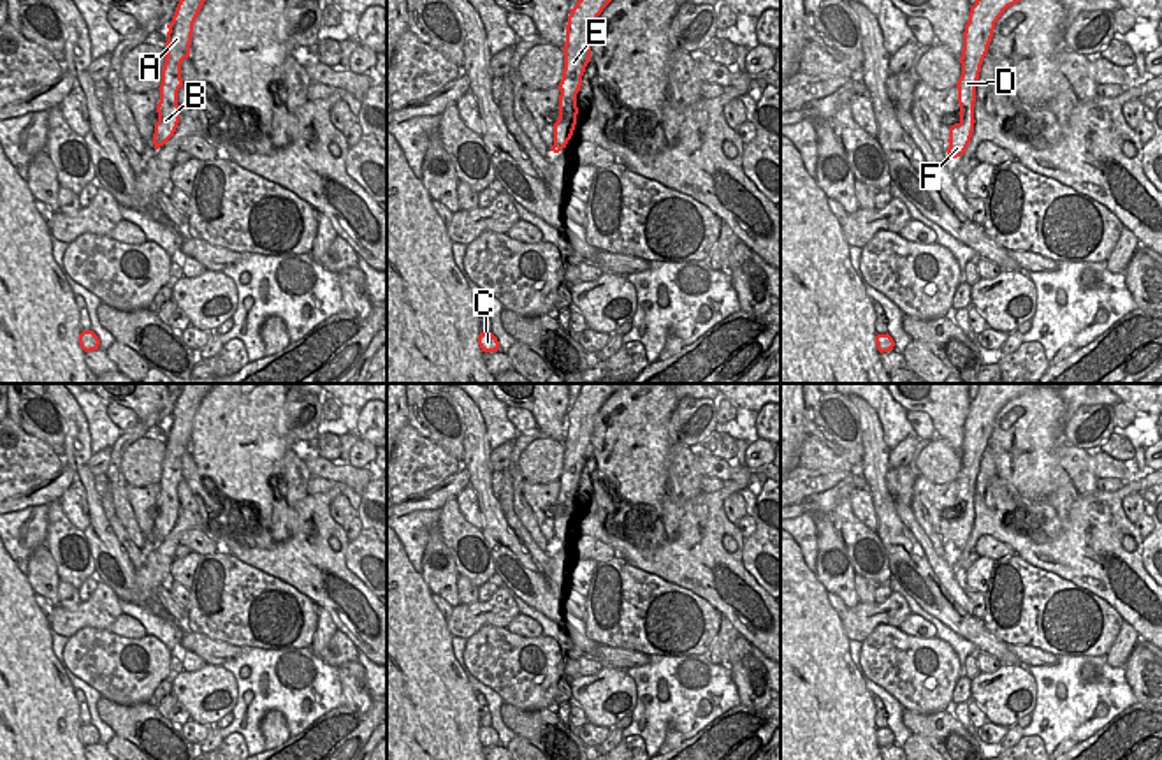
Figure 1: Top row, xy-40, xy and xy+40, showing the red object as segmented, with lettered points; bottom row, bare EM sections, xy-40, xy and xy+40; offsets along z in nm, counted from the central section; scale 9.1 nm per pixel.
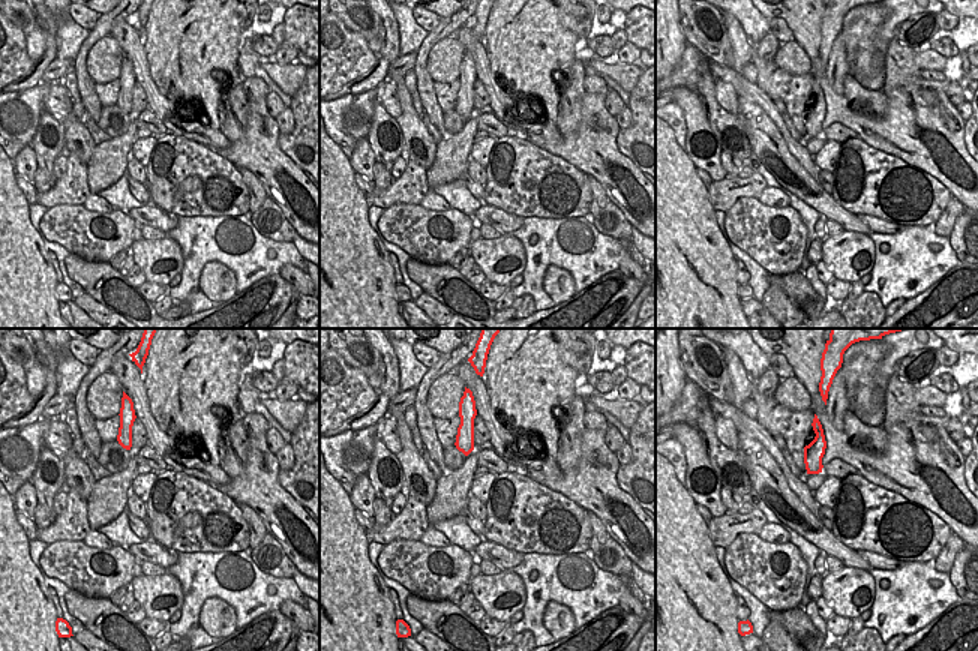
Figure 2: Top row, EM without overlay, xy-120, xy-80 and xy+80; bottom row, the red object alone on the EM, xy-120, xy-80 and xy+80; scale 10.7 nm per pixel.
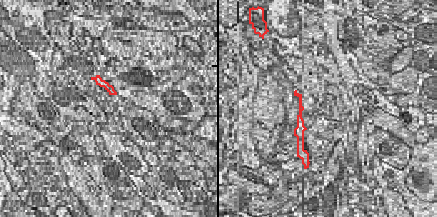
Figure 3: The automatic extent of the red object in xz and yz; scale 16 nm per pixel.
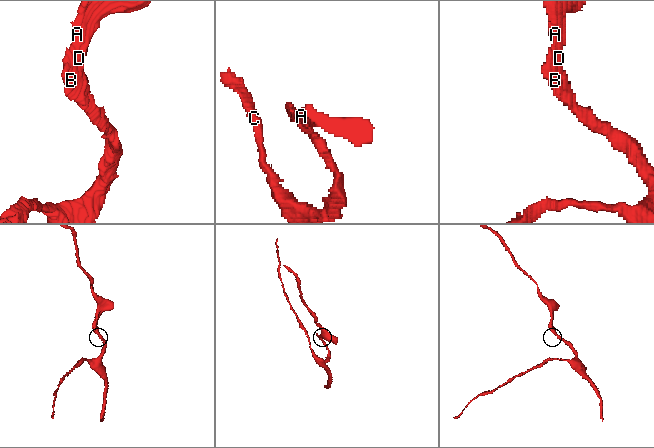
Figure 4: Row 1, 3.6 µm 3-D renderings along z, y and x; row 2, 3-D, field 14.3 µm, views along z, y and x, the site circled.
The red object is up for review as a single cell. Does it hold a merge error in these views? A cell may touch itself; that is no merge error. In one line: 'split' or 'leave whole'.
leave whole

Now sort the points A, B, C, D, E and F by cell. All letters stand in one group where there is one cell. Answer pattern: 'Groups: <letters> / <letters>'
Groups: A B C D E F.

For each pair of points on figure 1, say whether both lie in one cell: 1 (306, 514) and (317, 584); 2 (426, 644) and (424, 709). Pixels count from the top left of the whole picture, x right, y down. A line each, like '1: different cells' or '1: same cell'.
1: same cell
2: same cell

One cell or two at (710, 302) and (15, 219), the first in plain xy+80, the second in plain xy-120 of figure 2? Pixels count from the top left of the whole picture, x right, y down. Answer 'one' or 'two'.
one

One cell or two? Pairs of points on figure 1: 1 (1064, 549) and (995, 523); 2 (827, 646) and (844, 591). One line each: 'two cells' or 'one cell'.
1: one cell
2: two cells

